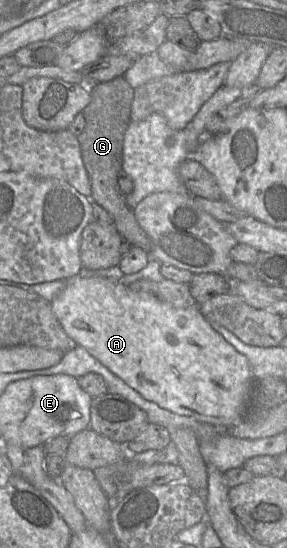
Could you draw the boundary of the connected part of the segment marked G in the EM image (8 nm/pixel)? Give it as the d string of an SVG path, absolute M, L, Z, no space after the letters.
M123 76L87 88L90 89L91 101L81 112L86 124L77 138L90 179L90 198L92 202L98 203L110 213L116 229L123 238L127 239L132 246L140 247L149 253L152 249L151 240L138 224L133 209L127 203L127 195L122 192L118 184L118 175L123 163L124 137L131 123L131 107L135 89Z

